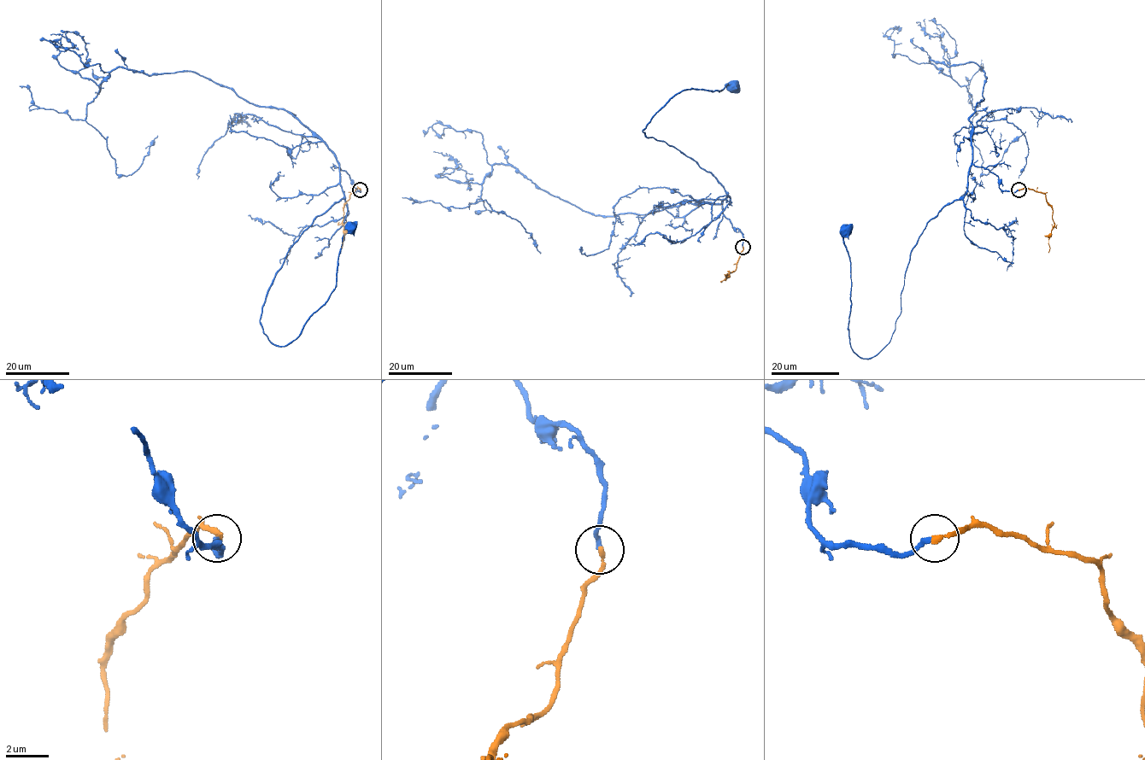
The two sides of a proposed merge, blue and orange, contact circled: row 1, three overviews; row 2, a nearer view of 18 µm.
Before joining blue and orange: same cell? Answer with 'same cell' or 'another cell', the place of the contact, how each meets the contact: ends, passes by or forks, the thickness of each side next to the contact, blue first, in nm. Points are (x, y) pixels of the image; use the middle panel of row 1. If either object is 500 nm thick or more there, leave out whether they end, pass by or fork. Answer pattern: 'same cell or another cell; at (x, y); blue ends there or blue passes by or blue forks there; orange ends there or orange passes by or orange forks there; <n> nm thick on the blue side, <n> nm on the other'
same cell; at (742, 247); blue ends there; orange ends there; 200 nm thick on the blue side, 240 nm on the other

